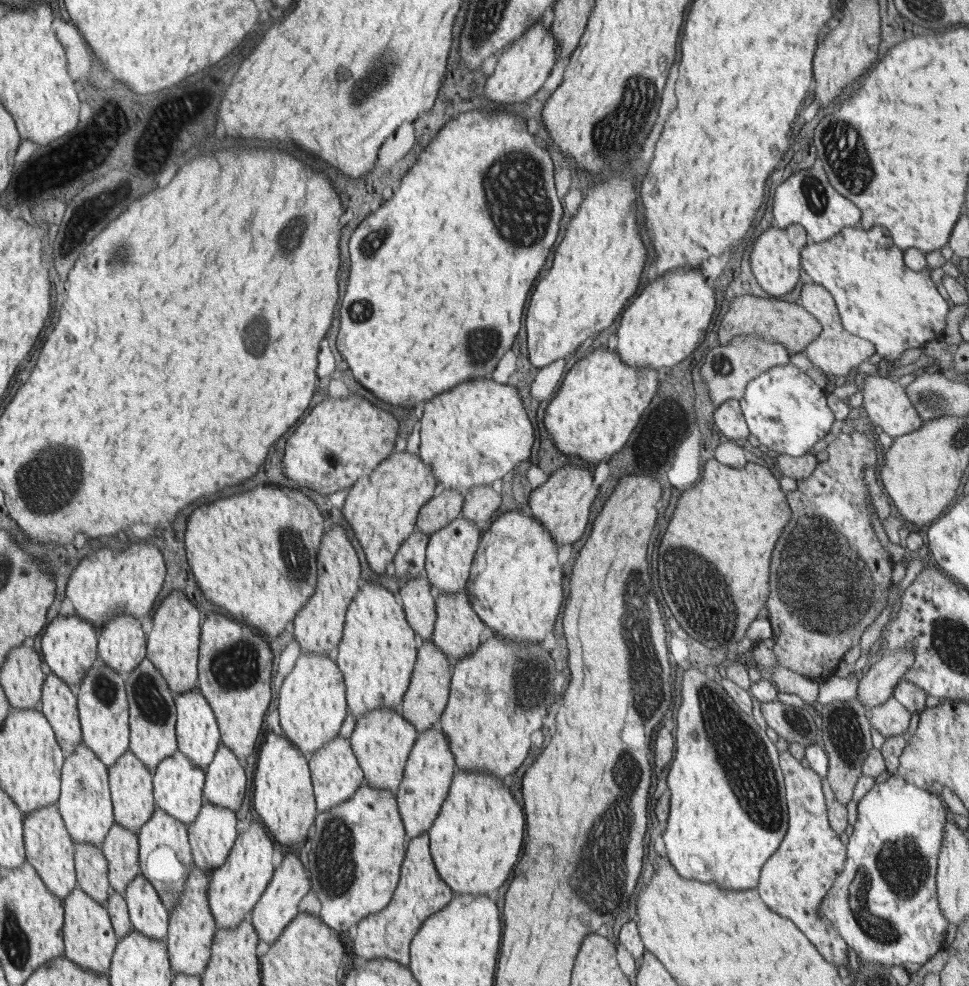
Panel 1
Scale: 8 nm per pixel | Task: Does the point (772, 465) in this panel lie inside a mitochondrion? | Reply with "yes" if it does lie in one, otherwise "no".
no

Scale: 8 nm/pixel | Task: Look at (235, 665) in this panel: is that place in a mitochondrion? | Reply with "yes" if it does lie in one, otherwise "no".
yes

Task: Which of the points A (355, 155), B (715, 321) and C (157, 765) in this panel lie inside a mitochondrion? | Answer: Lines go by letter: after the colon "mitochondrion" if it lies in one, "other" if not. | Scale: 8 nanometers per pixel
A: other
B: other
C: other

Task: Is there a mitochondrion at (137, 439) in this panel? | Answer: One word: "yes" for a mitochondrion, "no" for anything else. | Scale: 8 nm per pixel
no

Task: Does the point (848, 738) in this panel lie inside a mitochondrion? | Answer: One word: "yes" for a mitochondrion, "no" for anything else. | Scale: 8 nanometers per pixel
yes

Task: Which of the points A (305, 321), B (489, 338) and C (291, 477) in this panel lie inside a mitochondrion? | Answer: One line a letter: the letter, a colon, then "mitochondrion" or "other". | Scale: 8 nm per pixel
A: other
B: mitochondrion
C: other

